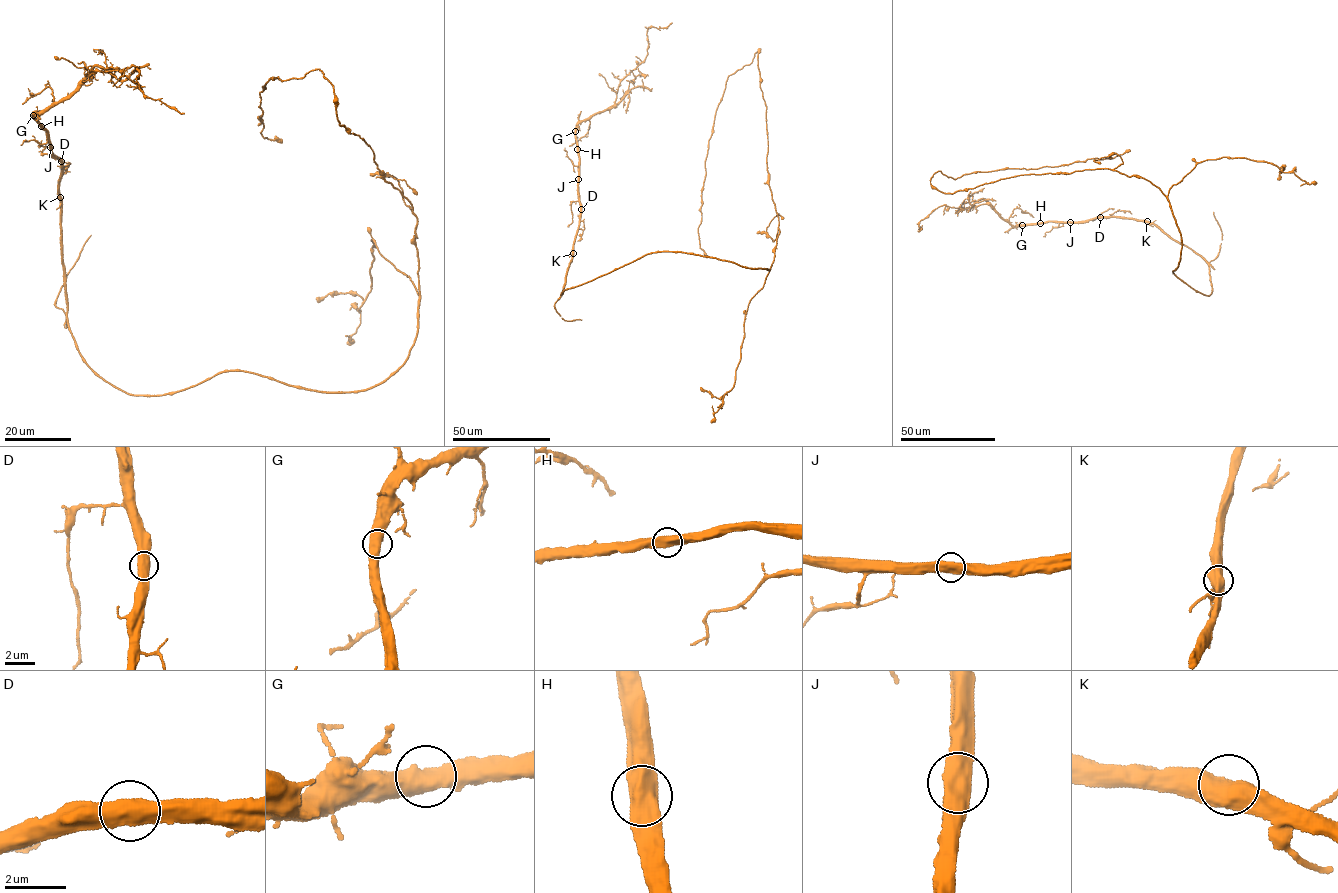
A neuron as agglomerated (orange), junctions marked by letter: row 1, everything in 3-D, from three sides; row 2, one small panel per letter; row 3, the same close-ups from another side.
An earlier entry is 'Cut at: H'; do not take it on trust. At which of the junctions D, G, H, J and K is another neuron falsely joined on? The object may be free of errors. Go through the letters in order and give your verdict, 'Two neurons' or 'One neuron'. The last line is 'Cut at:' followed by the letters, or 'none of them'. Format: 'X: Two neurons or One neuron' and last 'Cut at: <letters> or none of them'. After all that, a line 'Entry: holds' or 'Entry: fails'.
D: One neuron
G: One neuron
H: One neuron
J: One neuron
K: One neuron
Cut at: none of them
Entry: fails

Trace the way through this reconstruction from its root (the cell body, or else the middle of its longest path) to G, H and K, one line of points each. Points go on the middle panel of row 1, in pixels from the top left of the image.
G: (718, 260), (680, 252), (650, 252), (564, 290), (561, 295), (572, 258), (580, 211), (575, 131)
H: (718, 260), (680, 252), (650, 252), (564, 290), (561, 295), (579, 220), (577, 149)
K: (718, 260), (680, 252), (650, 252), (564, 290), (561, 295), (573, 253)

